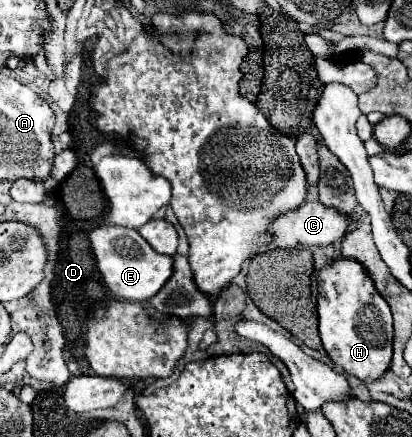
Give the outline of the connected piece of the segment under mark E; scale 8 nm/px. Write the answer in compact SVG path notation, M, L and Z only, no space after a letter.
M100 225L92 229L88 237L102 281L106 289L118 299L126 299L126 301L150 299L162 289L162 285L172 275L172 257L162 257L154 253L154 249L140 237L136 229L118 227L118 225L110 225L110 227Z

